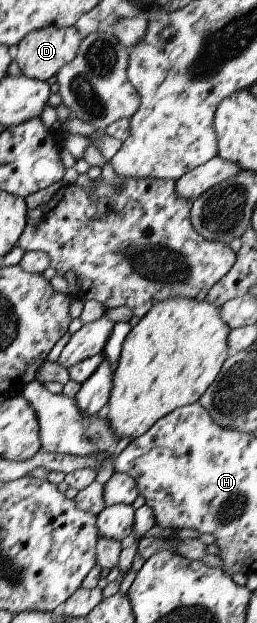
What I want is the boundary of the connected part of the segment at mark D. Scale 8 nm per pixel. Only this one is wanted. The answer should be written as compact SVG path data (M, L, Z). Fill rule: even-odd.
M76 26L37 29L18 43L16 63L26 77L47 82L64 65L74 61L82 38Z

